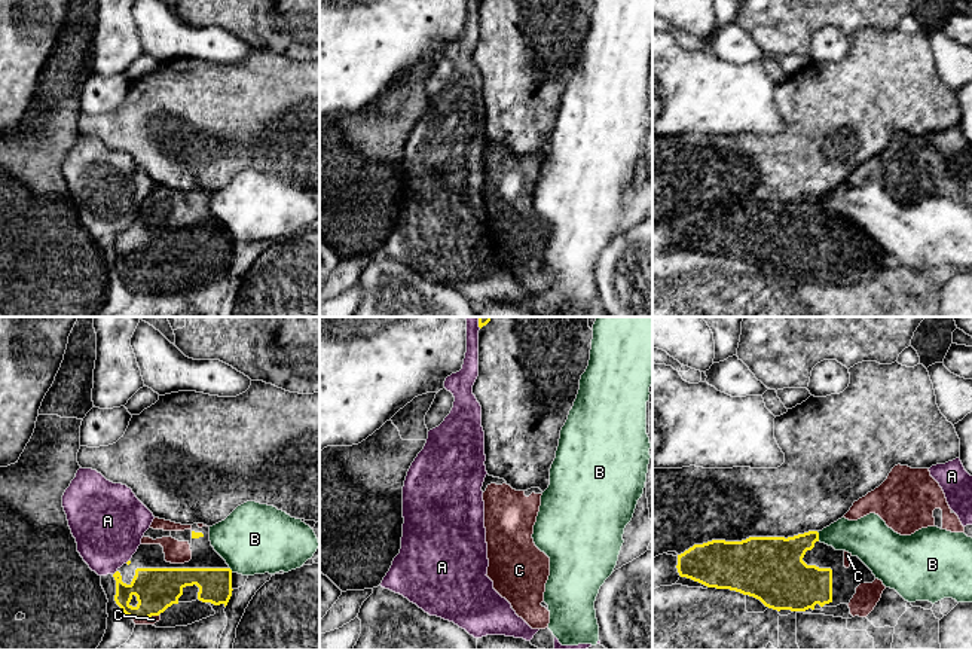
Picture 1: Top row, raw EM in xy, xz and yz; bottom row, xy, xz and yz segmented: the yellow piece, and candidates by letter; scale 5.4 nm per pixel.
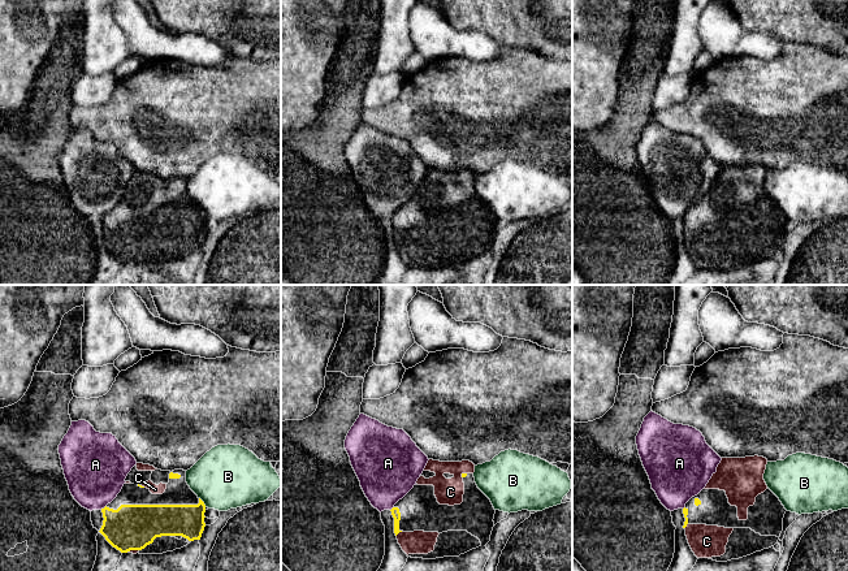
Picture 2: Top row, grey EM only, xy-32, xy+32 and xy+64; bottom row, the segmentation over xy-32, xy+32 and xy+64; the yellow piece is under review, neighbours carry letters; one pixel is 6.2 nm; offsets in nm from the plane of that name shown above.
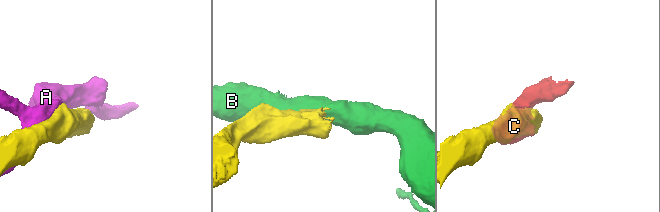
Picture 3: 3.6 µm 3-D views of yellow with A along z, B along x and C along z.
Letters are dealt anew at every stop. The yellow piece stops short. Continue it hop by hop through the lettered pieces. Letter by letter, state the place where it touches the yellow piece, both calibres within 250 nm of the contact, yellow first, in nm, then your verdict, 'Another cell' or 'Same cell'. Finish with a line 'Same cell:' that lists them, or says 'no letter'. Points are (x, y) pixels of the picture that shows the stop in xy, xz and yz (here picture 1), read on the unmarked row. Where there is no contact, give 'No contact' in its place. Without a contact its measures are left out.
A: Touches yellow at xy (115, 240). Thickness 240 nm (yellow) against 360 nm. Another cell
B: Touches yellow at yz (818, 203). Thickness 260 nm (yellow) against 200 nm. Another cell
C: Touches yellow at xy (144, 286). Thickness 240 nm (yellow) against 50 nm. Same cell
Same cell: C

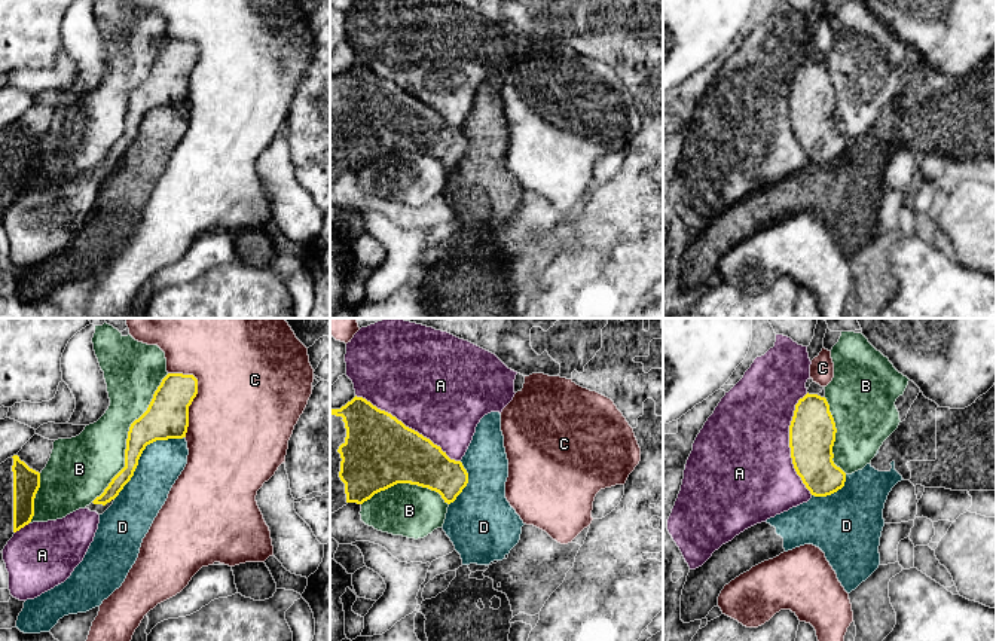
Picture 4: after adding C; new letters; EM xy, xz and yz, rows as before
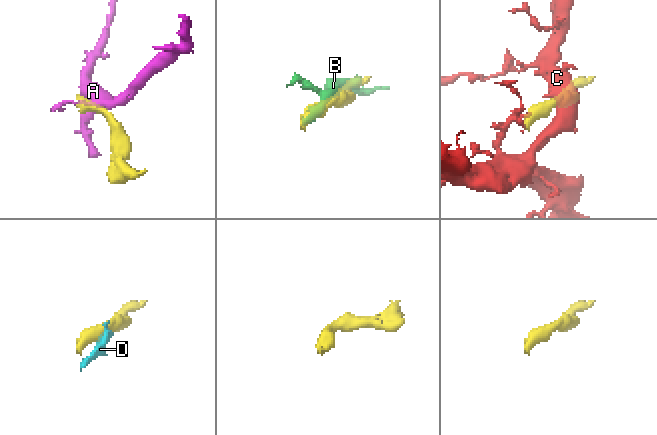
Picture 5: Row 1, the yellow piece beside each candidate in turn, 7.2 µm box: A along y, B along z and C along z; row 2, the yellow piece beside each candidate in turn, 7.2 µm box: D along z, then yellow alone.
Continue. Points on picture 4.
A: Touches yellow at xz (408, 94). Thickness 400 nm (yellow) against 500 nm. Another cell
B: Touches yellow at xy (127, 106). Thickness 240 nm (yellow) against 320 nm. Another cell
C: Touches yellow at xy (196, 60). Thickness 240 nm (yellow) against 500 nm. Another cell
D: Touches yellow at xy (141, 119). Thickness 240 nm (yellow) against 240 nm. Another cell
Same cell: no letter

